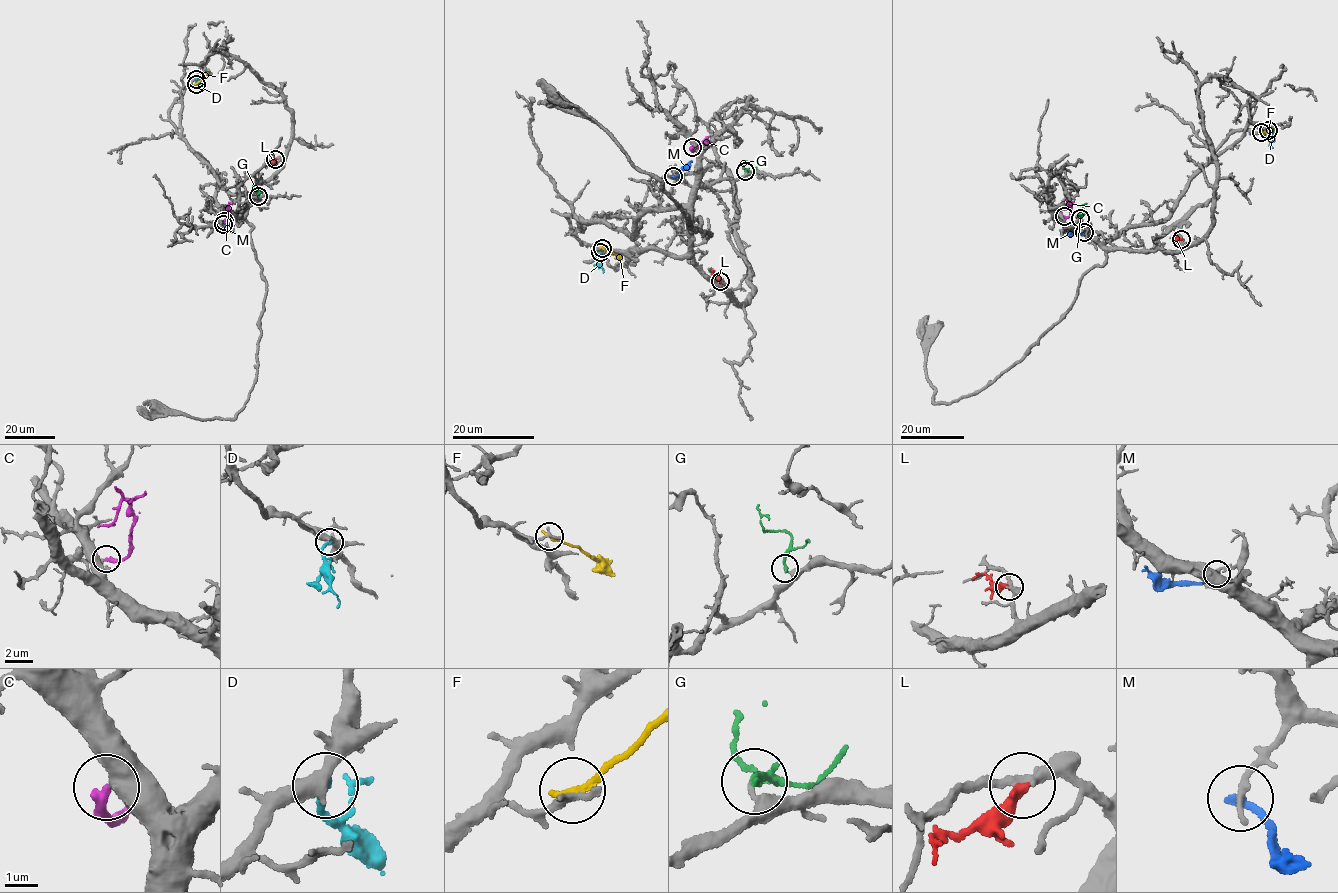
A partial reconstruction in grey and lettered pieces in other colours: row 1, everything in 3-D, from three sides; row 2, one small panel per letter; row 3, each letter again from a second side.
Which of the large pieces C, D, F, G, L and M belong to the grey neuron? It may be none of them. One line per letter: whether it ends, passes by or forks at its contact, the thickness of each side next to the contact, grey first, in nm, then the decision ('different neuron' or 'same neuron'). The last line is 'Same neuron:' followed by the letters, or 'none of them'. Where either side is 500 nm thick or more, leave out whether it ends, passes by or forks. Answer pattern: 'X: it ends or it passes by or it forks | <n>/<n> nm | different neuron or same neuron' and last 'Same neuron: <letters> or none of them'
C: 550/320 nm | same neuron
D: it ends | 420/240 nm | different neuron
F: it ends | 280/240 nm | different neuron
G: it ends | 340/240 nm | different neuron
L: it ends | 300/360 nm | different neuron
M: it ends | 240/220 nm | different neuron
Same neuron: C

